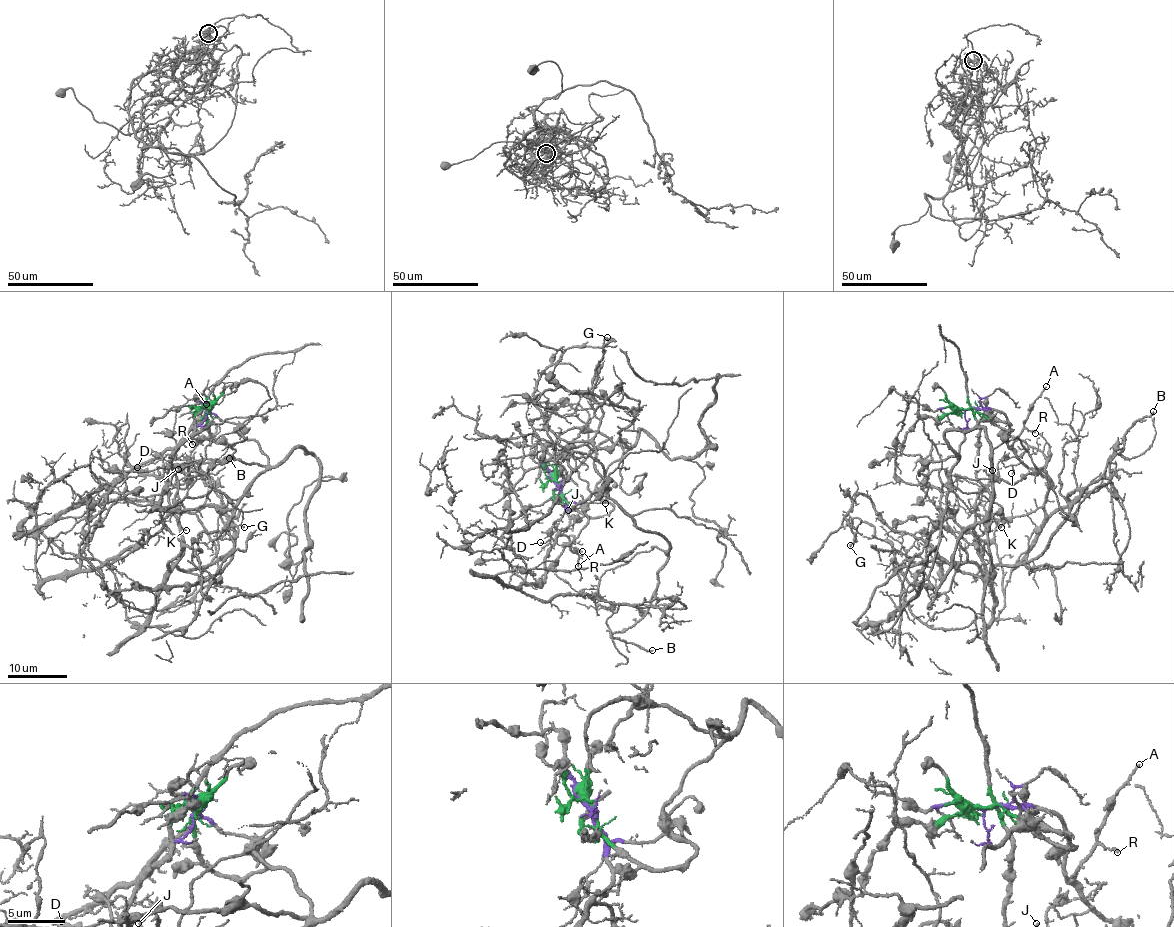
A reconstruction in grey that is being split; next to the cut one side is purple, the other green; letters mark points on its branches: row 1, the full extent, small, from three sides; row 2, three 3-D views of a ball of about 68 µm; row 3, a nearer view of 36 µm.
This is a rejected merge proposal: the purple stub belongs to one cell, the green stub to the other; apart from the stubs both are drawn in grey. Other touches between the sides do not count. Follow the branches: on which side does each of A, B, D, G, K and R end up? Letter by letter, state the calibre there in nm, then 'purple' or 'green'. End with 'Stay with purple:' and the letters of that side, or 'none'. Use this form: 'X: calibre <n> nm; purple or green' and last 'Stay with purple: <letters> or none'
A: calibre 160 nm; purple
B: calibre 200 nm; green
D: calibre 110 nm; purple
G: calibre 140 nm; green
K: calibre 100 nm; green
R: calibre 150 nm; purple
Stay with purple: A, D, R

